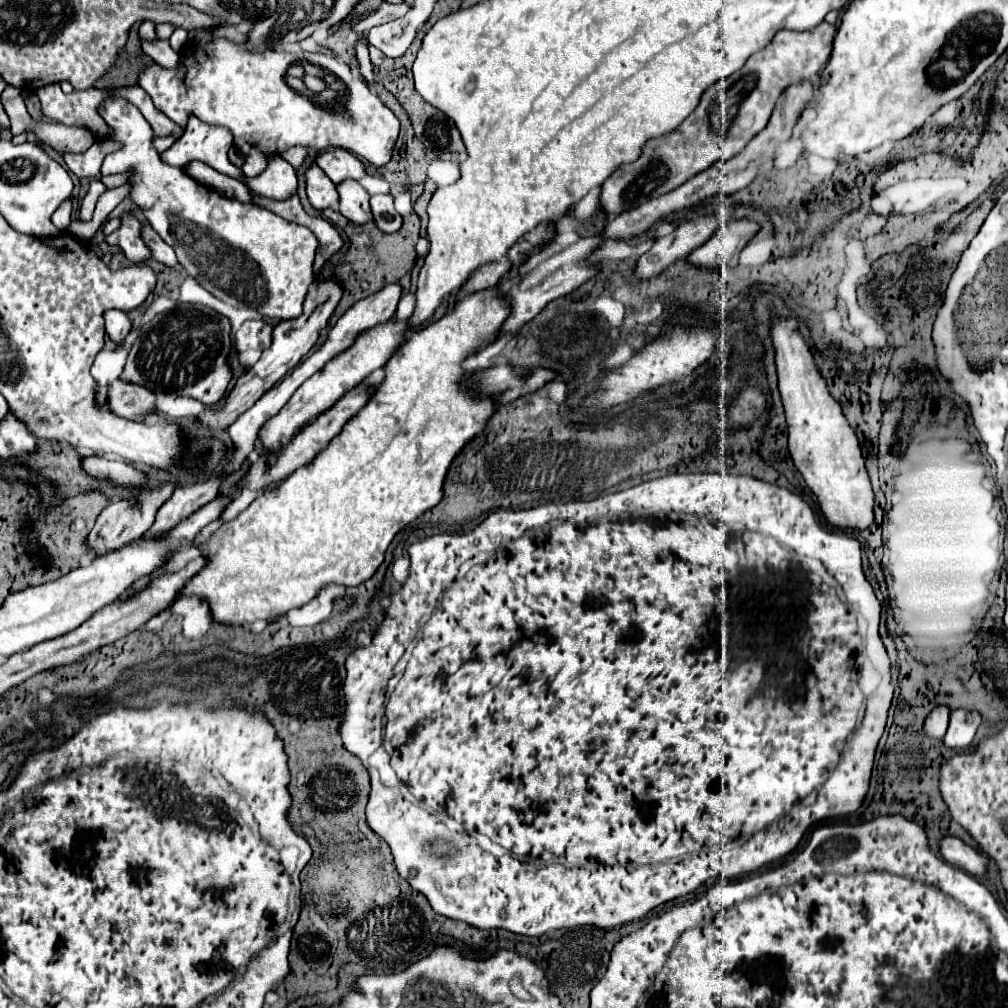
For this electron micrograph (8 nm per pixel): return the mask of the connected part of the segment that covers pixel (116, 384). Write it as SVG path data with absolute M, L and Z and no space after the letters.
M117 379L109 387L109 407L125 419L143 421L155 413L155 395L141 385Z

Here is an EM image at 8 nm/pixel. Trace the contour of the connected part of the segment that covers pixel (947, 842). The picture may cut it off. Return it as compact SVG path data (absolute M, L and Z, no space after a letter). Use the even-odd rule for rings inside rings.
M945 837L941 841L941 855L953 867L959 867L971 875L987 875L987 859L957 837Z

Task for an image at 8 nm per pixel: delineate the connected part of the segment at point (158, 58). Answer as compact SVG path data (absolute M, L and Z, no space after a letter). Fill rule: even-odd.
M157 39L157 41L153 41L153 43L141 41L141 47L143 47L143 51L145 51L155 63L159 63L161 67L163 67L163 65L173 65L173 67L177 67L177 63L179 63L179 53L175 53L175 51L171 49L169 41L163 41L163 39Z

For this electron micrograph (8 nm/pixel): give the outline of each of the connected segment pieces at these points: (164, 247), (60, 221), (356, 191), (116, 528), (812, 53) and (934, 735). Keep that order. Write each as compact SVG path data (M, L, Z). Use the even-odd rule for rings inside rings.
M143 227L143 239L145 243L151 247L153 251L153 259L157 259L159 263L167 265L167 267L181 267L177 263L177 255L173 251L173 247L169 247L151 227Z
M63 201L57 211L51 215L51 223L59 229L67 229L69 227L69 215L71 215L71 201Z
M345 179L345 183L341 183L337 191L339 191L339 211L349 221L363 225L373 219L371 207L369 207L369 193L361 187L359 181Z
M165 485L161 491L141 493L139 497L131 497L131 499L123 499L123 501L115 501L111 505L107 505L99 513L95 527L87 535L85 547L93 555L107 555L109 551L117 551L117 549L125 547L125 543L131 543L133 539L139 539L151 527L151 523L155 521L157 509L171 497L171 493L173 493L173 485Z
M823 21L813 31L779 31L765 49L753 53L745 61L741 71L735 71L733 75L729 75L729 79L721 79L721 81L713 83L703 93L697 109L675 131L671 131L663 137L657 137L657 139L651 139L635 163L619 167L603 183L601 195L599 195L599 205L601 205L603 213L605 215L621 215L623 211L631 211L633 207L647 203L647 199L655 199L655 197L661 197L661 195L673 191L675 187L683 185L687 179L697 175L699 171L705 171L715 161L729 159L729 157L735 157L737 153L741 153L745 149L745 145L753 139L753 135L757 135L761 129L765 129L779 93L795 81L811 79L821 69L821 65L829 59L831 41L835 37L835 31L837 31L837 27L829 25L827 21Z
M935 707L925 719L925 735L931 739L943 739L949 725L949 707Z

